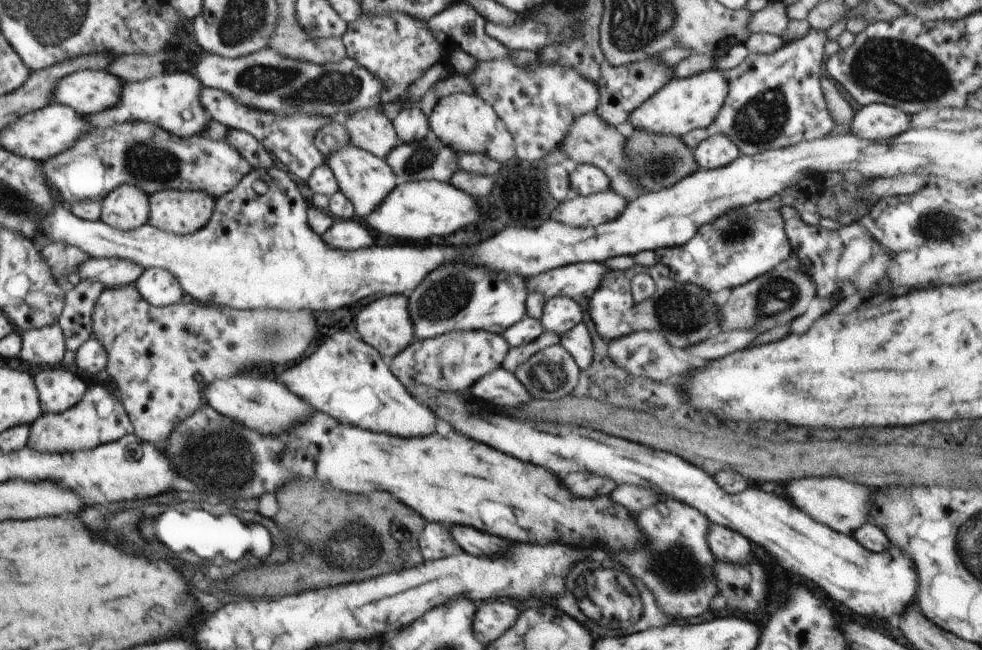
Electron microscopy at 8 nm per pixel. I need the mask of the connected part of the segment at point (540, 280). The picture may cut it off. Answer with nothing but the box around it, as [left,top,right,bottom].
[526,262,611,300]

